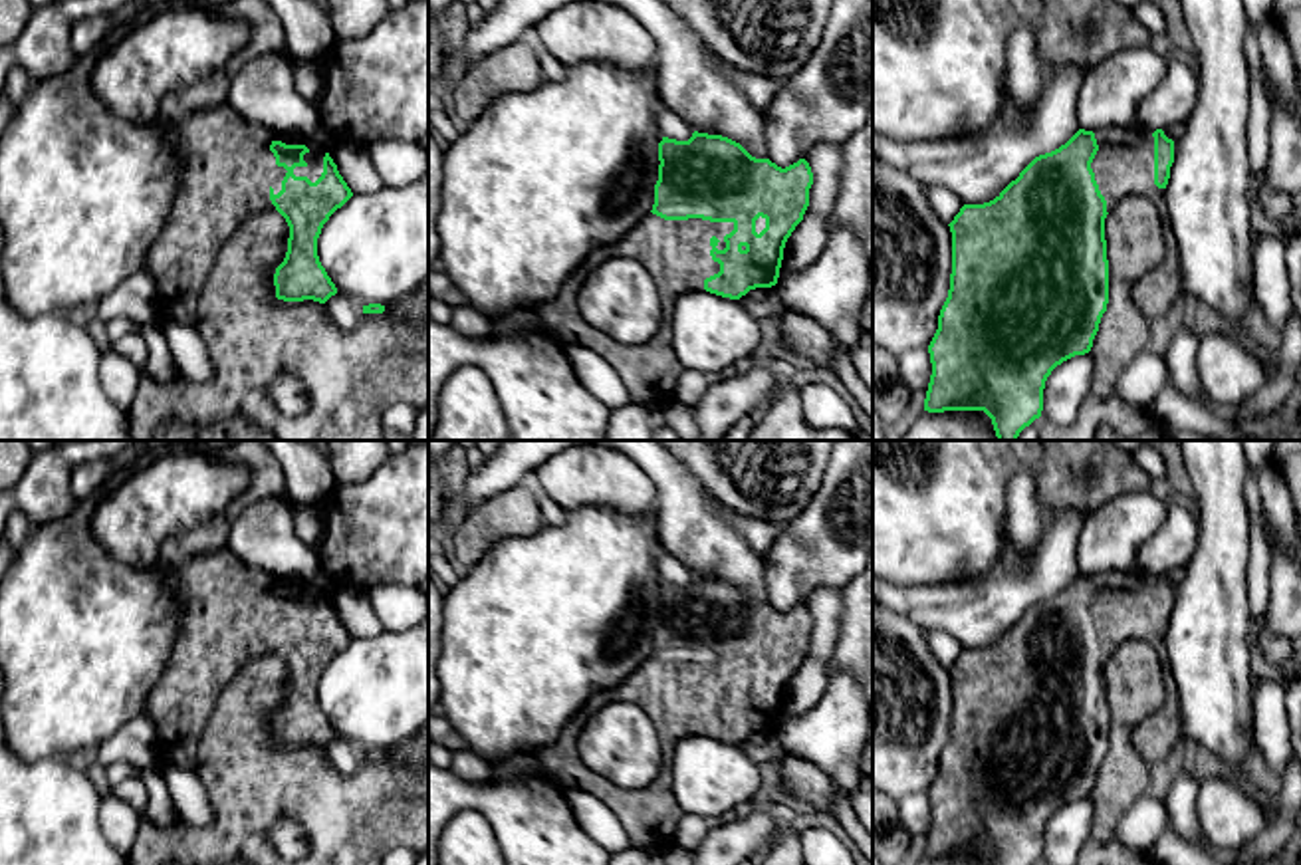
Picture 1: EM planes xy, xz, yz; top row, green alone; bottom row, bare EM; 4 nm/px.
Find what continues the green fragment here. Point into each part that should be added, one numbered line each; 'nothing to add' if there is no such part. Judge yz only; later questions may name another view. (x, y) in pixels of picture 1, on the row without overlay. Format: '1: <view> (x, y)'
1: yz (1123, 610)

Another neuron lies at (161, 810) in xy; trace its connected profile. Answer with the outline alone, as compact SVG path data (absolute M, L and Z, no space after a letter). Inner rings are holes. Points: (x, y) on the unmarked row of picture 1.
M139 768L137 778L145 784L149 794L149 803L143 811L145 817L163 827L175 823L180 817L180 811L173 802L171 792L161 774L153 772L151 768Z

